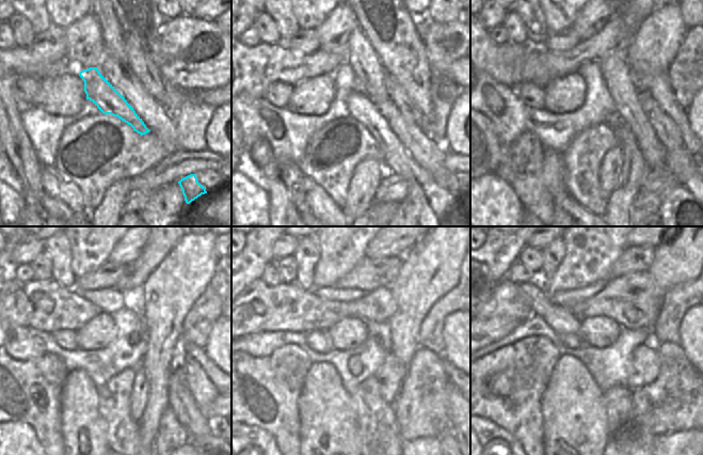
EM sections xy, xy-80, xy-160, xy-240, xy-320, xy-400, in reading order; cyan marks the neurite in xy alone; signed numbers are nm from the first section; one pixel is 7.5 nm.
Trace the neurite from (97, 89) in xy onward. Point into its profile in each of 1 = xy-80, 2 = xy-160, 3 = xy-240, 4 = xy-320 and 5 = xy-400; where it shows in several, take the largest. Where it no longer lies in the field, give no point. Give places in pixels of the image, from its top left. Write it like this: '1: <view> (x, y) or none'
1: xy-80 (434, 204)
2: xy-160 (677, 204)
3: xy-240 (209, 443)
4: none
5: none

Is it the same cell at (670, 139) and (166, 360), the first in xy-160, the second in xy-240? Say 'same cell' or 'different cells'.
different cells

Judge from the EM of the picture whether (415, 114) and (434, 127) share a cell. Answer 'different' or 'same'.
different

